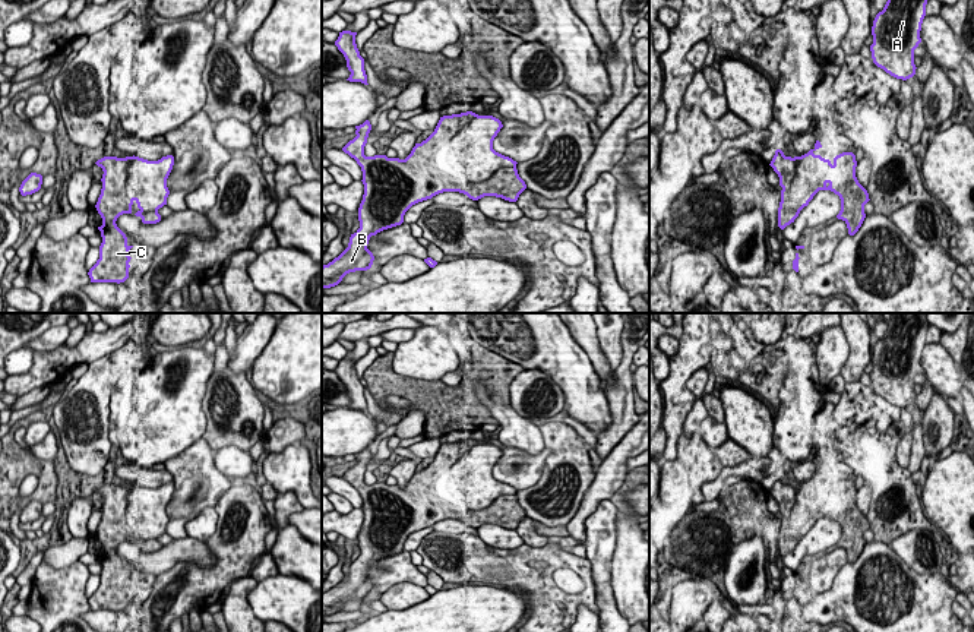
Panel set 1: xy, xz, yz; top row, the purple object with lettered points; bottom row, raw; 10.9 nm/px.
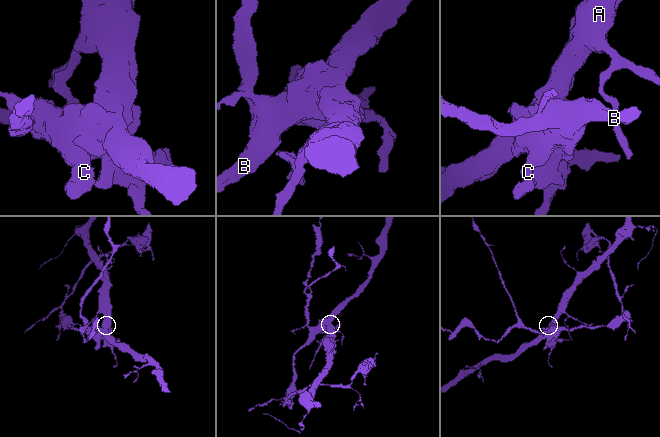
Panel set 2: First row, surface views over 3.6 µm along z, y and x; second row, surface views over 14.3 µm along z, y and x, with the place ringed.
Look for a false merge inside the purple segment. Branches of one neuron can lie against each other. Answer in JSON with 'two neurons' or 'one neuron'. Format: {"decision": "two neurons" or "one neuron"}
{"decision": "two neurons"}

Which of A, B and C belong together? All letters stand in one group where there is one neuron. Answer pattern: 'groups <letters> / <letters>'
groups A / B C

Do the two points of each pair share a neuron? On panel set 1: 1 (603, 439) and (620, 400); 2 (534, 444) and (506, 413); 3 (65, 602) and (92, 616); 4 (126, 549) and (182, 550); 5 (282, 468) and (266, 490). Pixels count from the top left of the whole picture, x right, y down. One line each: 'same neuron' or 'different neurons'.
1: same neuron
2: same neuron
3: different neurons
4: same neuron
5: different neurons

